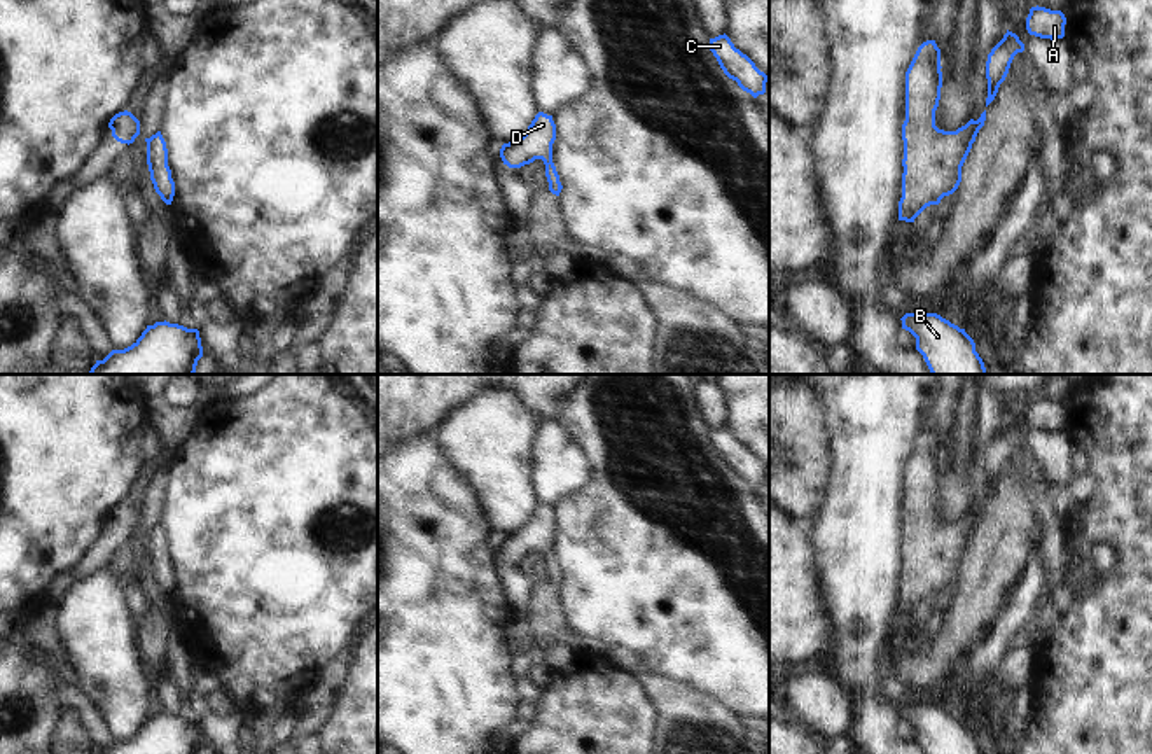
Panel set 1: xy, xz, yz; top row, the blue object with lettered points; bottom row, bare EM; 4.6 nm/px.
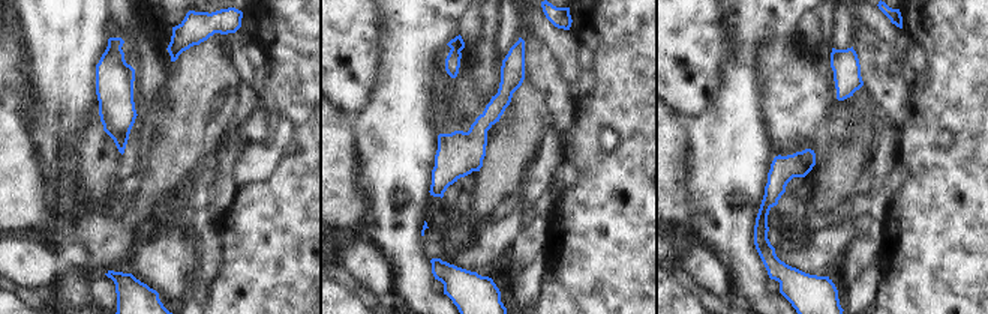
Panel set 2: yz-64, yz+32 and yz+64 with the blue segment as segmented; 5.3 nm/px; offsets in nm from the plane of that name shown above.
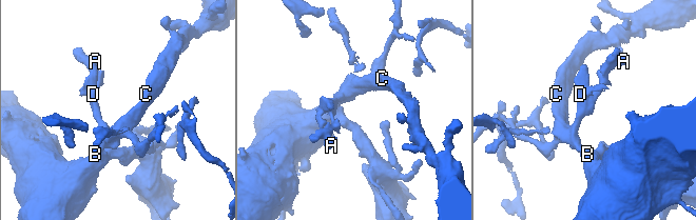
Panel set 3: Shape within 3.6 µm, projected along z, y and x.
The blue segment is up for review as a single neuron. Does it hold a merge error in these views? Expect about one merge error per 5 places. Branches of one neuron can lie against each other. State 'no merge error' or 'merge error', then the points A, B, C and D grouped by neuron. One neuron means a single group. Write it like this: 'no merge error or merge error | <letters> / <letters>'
no merge error | A B C D

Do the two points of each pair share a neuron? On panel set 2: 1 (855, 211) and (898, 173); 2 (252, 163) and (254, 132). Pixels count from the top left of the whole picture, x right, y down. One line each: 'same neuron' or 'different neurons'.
1: same neuron
2: different neurons

